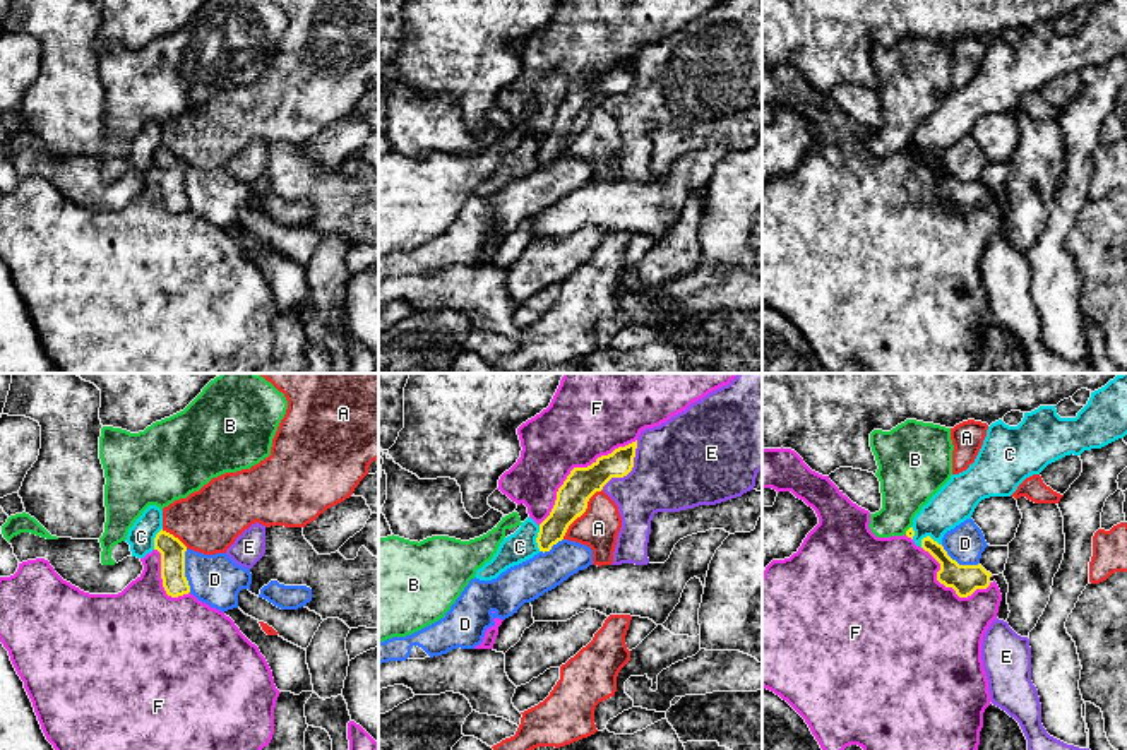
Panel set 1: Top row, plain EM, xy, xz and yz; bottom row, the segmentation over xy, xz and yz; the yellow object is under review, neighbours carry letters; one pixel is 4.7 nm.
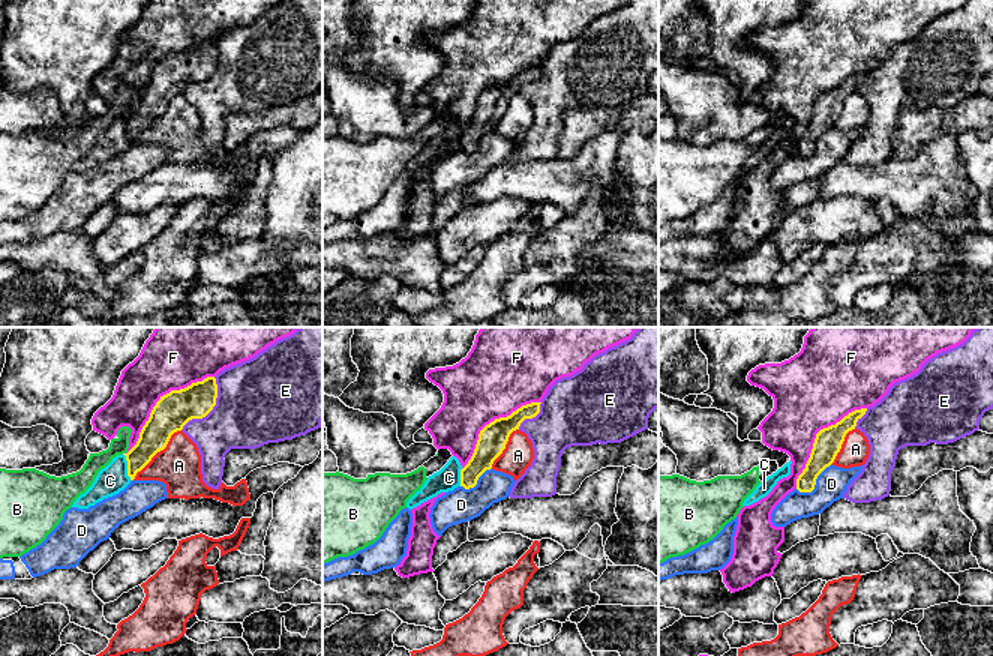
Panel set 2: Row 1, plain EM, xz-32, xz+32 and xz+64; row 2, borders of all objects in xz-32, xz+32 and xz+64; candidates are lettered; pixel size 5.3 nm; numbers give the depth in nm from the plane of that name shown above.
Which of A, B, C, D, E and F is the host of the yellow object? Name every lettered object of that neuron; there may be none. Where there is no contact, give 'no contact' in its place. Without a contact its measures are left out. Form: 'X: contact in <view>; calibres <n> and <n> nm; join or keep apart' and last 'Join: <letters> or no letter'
A: contact in xz; calibres 150 and 190 nm; keep apart
B: contact in yz; calibres 50 and 280 nm; keep apart
C: contact in yz; calibres 140 and 190 nm; keep apart
D: contact in xy; calibres 120 and 240 nm; keep apart
E: contact in xz; calibres 150 and 420 nm; keep apart
F: contact in xz; calibres 150 and 360 nm; keep apart
Join: no letter

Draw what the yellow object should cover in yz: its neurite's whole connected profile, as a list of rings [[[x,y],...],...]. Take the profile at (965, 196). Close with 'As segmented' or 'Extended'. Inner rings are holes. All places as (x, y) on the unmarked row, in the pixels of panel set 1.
[[[930,152],[921,156],[921,164],[940,180],[937,197],[945,204],[952,204],[959,214],[968,214],[976,205],[987,205],[995,197],[1002,211],[997,235],[1007,238],[1011,229],[1007,221],[1009,200],[1004,190],[992,192],[980,180],[959,182],[947,171],[944,163],[933,158]]]. Extended

